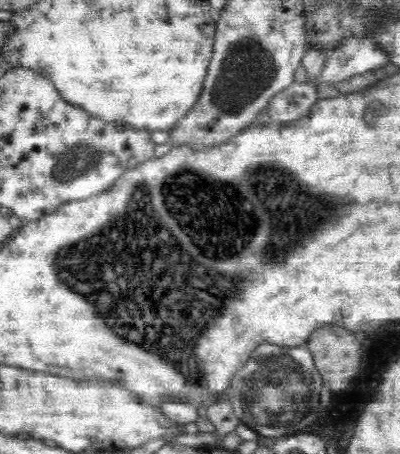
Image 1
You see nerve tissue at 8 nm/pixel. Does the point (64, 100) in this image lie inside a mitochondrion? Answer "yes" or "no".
no

